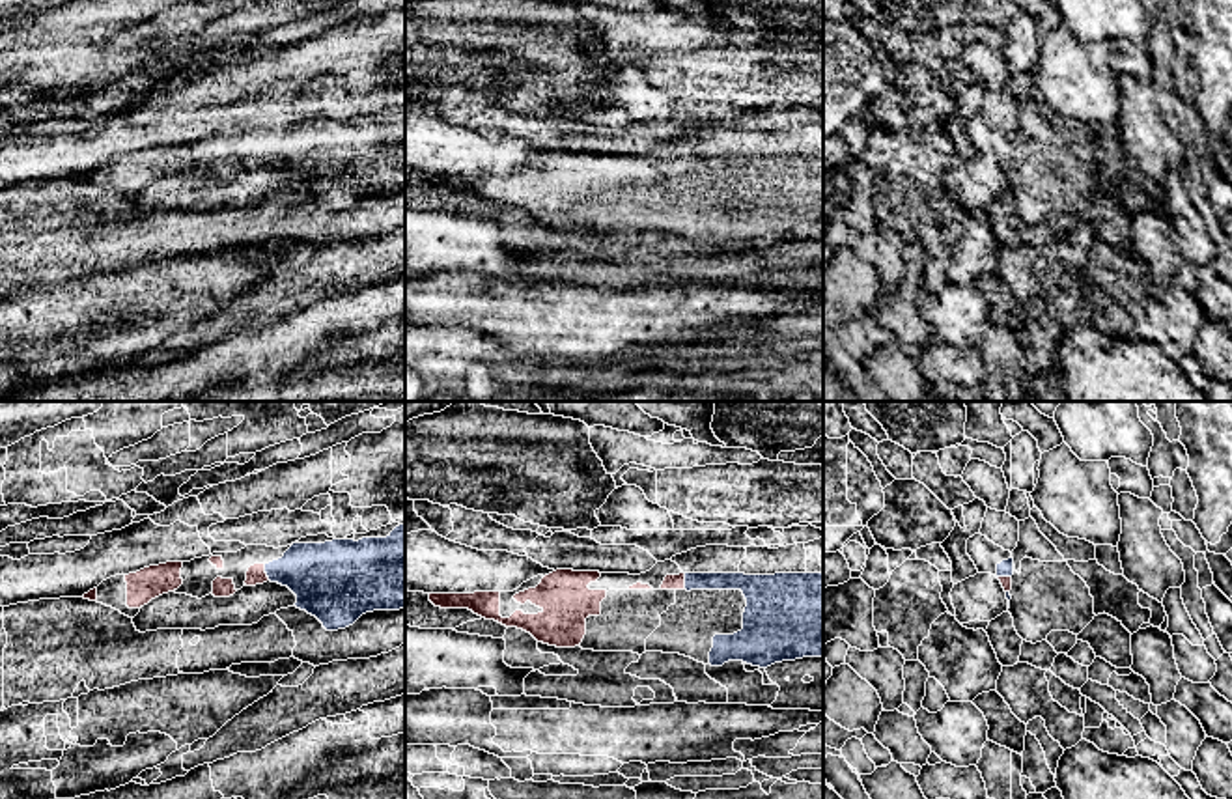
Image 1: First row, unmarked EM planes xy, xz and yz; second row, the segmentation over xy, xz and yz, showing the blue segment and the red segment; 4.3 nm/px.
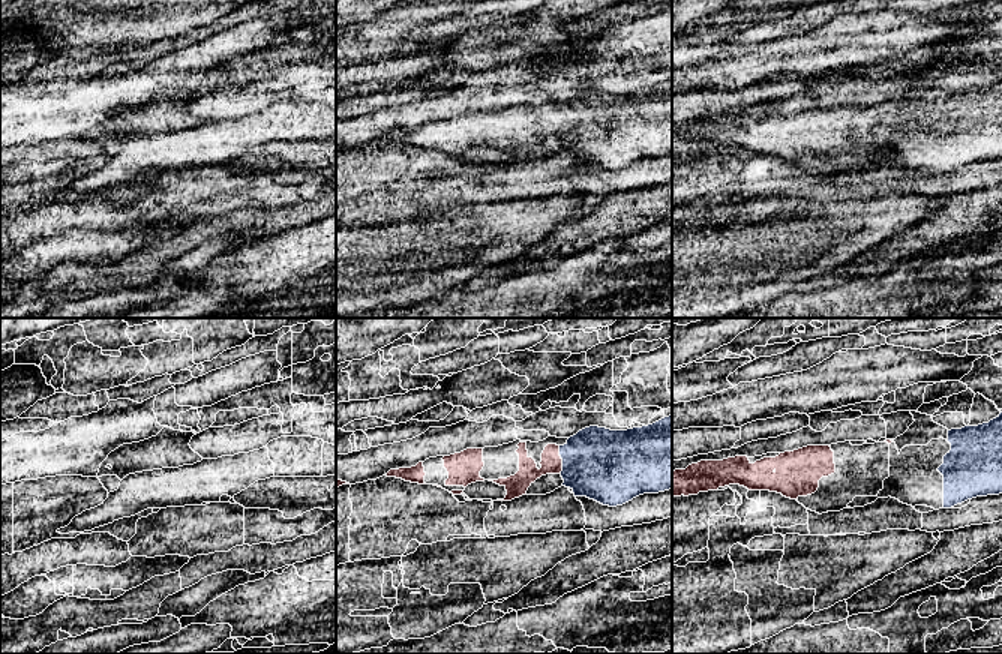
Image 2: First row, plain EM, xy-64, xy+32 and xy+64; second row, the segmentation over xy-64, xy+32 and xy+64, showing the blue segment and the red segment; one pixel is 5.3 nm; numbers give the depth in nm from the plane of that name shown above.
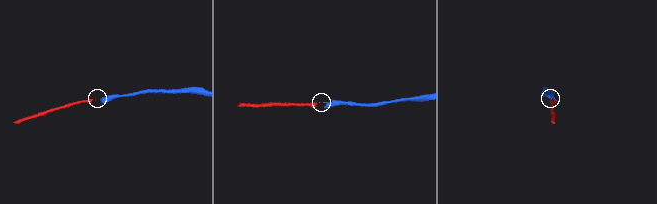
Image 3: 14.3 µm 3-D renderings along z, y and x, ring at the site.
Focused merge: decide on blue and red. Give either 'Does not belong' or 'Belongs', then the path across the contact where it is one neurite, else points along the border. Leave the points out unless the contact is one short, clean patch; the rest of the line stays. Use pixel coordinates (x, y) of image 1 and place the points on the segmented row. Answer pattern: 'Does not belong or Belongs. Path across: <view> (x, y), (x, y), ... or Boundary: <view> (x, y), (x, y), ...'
Belongs. Path across: xy (323, 577), (312, 572), (266, 572), (256, 574)

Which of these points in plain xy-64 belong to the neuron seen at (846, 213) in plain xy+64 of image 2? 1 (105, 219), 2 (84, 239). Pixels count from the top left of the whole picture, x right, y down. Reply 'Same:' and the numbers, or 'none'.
Same: 2

